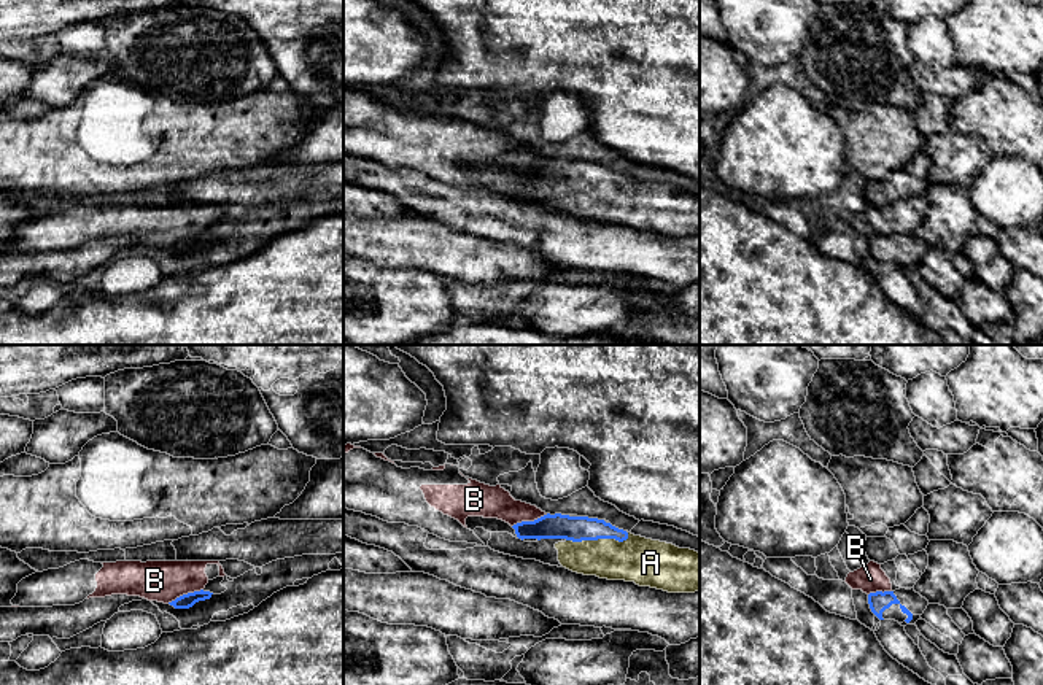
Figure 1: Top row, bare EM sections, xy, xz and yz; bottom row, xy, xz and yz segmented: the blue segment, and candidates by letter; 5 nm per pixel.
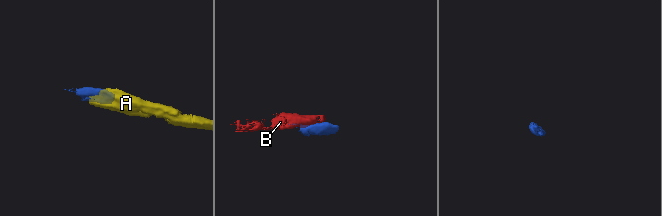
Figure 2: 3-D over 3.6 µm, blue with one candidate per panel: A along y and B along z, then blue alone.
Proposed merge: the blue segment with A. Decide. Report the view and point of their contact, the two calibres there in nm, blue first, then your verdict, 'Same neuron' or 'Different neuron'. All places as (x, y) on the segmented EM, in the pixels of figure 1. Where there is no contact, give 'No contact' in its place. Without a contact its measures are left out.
Touches blue at xz (598, 537). Thickness 130 nm (blue) against 240 nm. Same neuron

